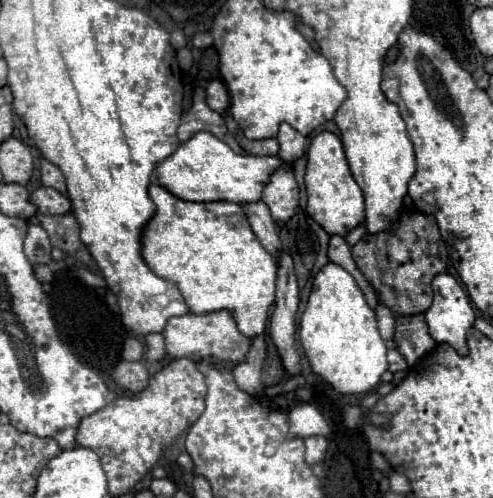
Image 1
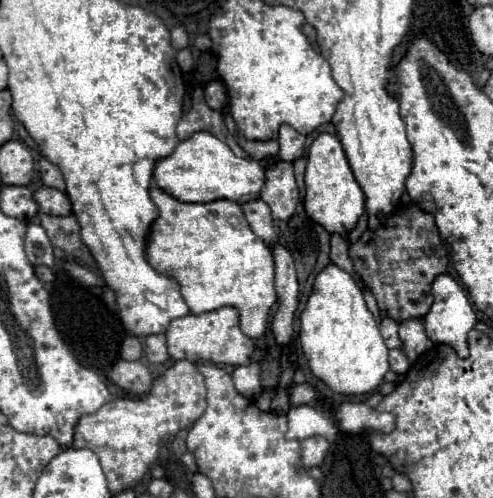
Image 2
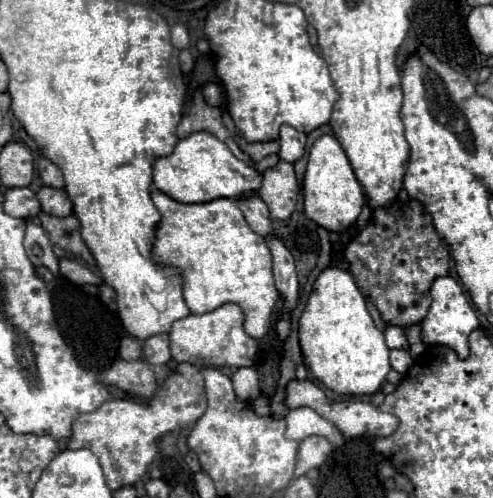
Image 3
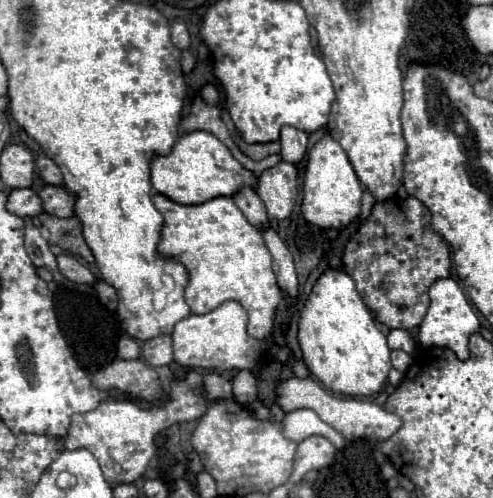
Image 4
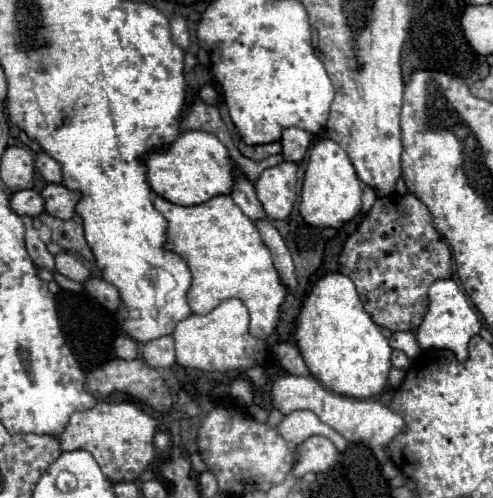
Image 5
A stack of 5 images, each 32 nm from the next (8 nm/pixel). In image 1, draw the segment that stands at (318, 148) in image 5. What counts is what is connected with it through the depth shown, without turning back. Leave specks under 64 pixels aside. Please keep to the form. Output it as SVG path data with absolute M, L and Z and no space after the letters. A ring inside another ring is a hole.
M328 130L316 134L308 146L306 192L308 192L308 214L326 230L326 234L346 236L350 230L354 230L358 224L364 222L362 190L350 174L342 140Z

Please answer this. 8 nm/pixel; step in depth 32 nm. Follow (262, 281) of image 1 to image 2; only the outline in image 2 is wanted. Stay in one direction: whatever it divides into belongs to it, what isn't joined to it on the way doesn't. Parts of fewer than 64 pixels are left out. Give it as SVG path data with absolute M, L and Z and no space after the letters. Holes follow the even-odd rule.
M158 186L150 188L150 198L158 206L158 218L152 222L146 240L146 256L150 266L162 276L168 276L180 284L180 292L192 314L212 312L222 306L236 308L242 332L254 340L260 338L266 332L270 308L276 302L274 258L272 252L264 246L264 242L250 230L242 208L230 200L216 200L208 204L180 202Z

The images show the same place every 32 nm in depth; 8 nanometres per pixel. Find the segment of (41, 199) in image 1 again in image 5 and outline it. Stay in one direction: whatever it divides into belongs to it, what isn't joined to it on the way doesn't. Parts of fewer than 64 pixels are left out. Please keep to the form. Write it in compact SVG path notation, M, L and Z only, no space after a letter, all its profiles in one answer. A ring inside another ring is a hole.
M48 184L40 194L44 198L44 210L50 216L56 216L60 220L70 220L76 214L74 208L76 202L80 200L78 192L72 192L62 184Z

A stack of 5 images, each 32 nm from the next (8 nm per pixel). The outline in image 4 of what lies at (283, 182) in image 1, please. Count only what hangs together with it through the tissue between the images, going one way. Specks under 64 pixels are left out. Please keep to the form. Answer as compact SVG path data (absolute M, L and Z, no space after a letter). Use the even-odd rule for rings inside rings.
M280 160L274 168L268 168L260 176L258 196L268 208L268 216L284 220L292 214L296 196L298 196L298 174L296 166Z

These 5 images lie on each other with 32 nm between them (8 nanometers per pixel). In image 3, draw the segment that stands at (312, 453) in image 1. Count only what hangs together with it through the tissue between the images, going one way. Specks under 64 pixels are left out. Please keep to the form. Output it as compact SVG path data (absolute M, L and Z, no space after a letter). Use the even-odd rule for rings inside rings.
M310 436L300 442L300 452L294 470L296 477L303 476L308 470L320 468L332 452L332 444L322 436Z

